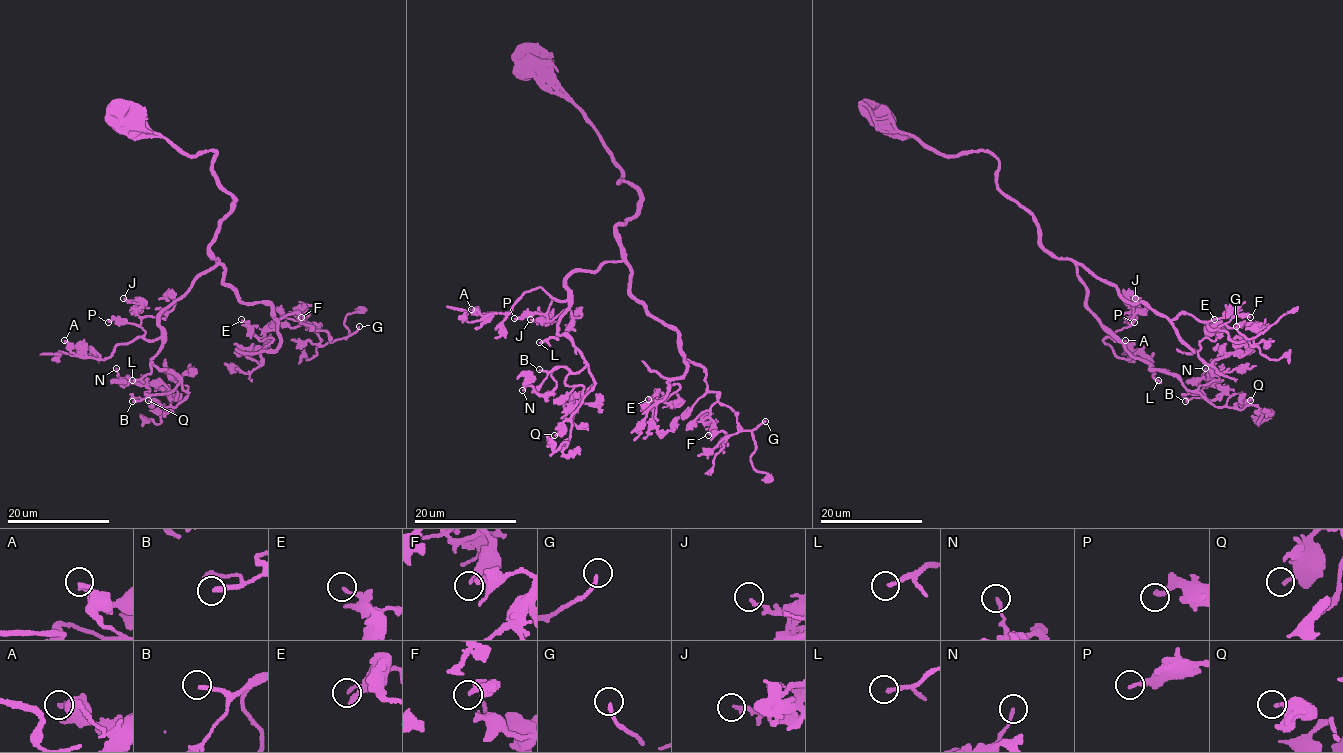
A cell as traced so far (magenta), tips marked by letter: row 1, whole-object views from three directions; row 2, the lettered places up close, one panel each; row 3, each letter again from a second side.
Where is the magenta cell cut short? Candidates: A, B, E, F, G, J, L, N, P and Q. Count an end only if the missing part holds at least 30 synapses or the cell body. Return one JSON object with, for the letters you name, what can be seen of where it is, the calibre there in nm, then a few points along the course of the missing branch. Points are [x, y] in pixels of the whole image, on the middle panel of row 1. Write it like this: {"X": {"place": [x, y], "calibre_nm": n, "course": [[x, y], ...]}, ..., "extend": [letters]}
{"B": {"place": [539, 369], "calibre_nm": 200, "course": [[539, 369], [526, 367], [490, 374], [488, 369], [495, 366], [490, 364], [481, 377], [449, 405]]}, "G": {"place": [765, 421], "calibre_nm": 180, "course": [[765, 421], [767, 427], [756, 444], [797, 462]]}, "L": {"place": [539, 342], "calibre_nm": 190, "course": [[539, 342], [518, 339], [512, 345], [497, 348], [498, 332], [504, 328], [486, 326], [461, 351], [429, 359]]}, "extend": ["B", "G", "L"]}

